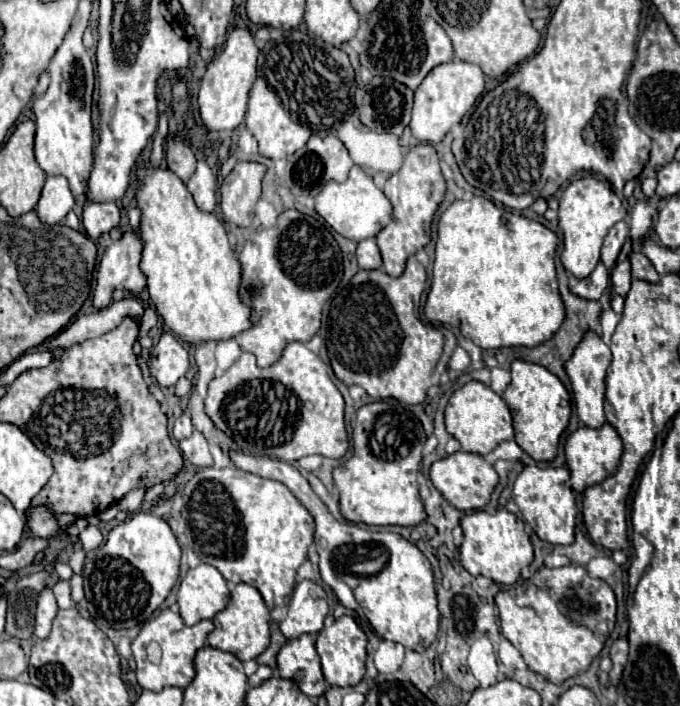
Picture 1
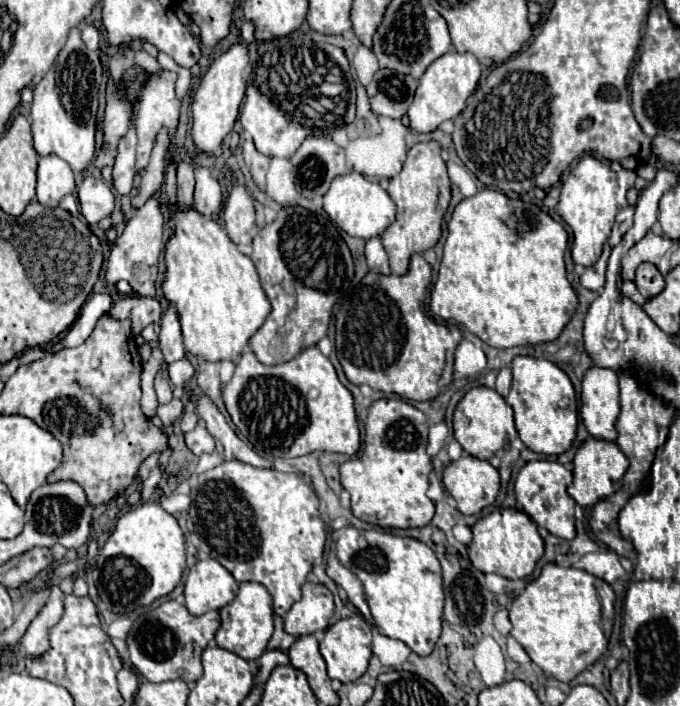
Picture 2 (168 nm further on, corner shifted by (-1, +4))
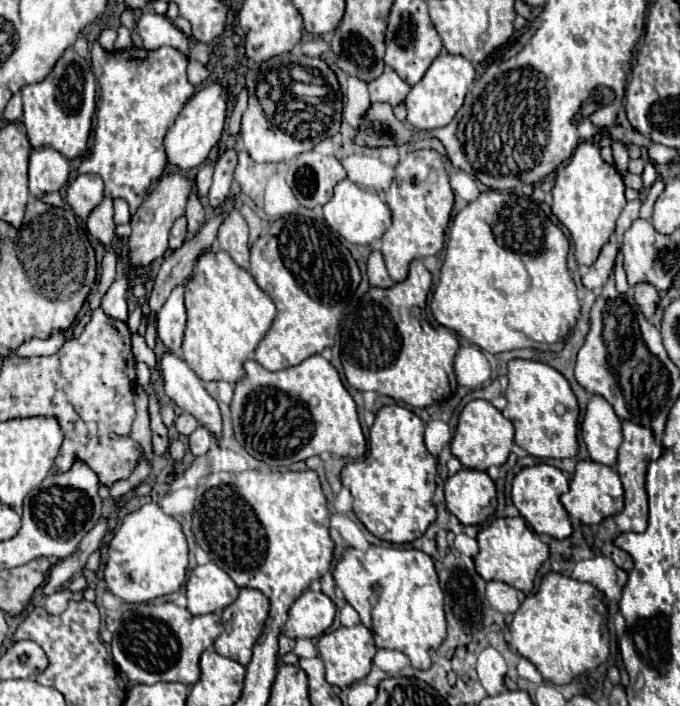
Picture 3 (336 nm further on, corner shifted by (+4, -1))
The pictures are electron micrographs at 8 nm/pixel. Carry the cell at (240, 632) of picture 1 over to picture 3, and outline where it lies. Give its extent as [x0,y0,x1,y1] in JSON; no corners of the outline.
[215,587,269,665]

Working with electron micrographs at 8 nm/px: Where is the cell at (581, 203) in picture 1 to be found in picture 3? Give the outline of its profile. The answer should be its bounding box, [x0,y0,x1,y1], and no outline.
[553,143,625,265]

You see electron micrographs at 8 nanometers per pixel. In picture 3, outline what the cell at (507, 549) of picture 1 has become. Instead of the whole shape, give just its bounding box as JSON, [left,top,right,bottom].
[475,517,549,593]

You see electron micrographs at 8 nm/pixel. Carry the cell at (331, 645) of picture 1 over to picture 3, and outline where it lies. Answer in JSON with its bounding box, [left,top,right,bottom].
[317,623,377,689]

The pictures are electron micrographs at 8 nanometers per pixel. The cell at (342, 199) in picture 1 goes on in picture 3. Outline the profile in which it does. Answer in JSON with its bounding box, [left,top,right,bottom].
[323,179,391,245]

